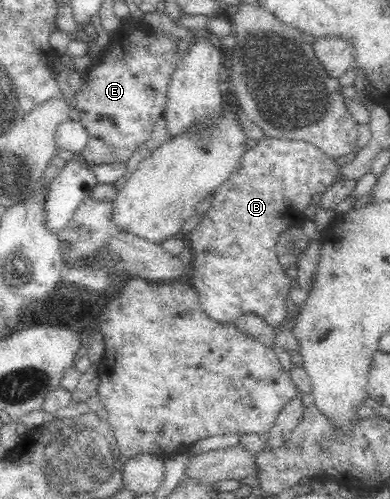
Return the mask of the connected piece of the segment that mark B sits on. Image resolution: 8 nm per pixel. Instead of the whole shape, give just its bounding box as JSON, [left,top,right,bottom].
[188,136,341,327]

